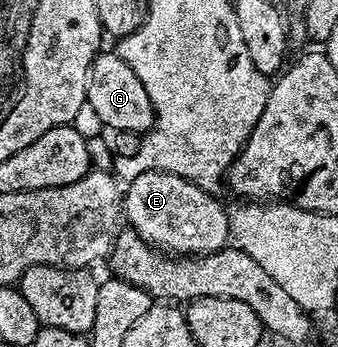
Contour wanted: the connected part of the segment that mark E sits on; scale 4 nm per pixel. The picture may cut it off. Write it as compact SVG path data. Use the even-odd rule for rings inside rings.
M165 171L132 175L130 181L132 184L122 195L122 215L127 226L146 242L188 257L209 255L229 242L228 211L215 194L203 191L190 179Z

